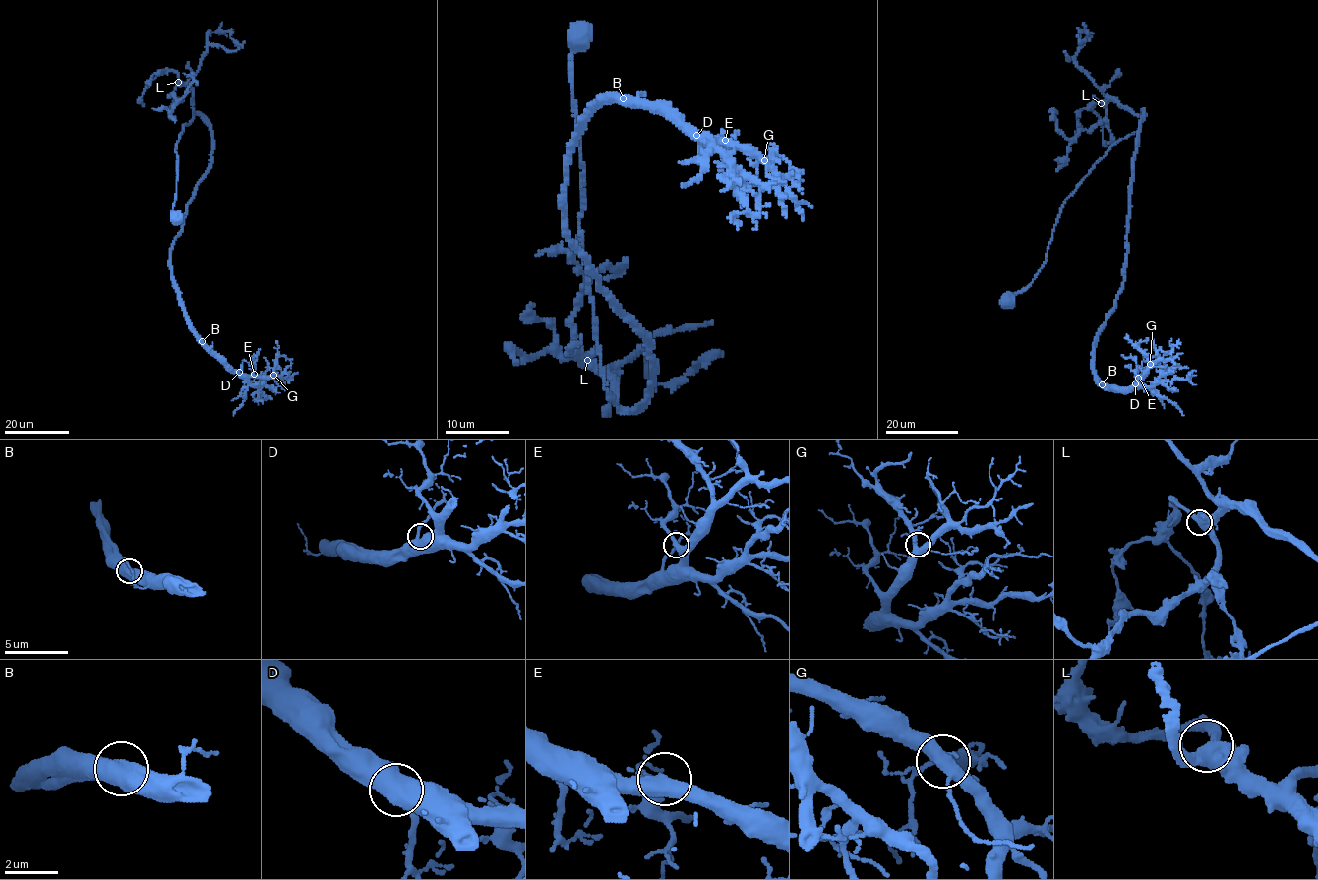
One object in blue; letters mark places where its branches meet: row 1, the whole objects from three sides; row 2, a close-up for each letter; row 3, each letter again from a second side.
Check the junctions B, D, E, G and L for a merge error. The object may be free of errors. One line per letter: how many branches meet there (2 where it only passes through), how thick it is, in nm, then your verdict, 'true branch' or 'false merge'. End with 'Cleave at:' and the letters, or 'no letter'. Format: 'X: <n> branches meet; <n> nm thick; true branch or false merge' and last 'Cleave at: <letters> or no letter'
B: 2 branches meet; 650 nm thick; true branch
D: 2 branches meet; 550 nm thick; true branch
E: 2 branches meet; 460 nm thick; true branch
G: 3 branches meet; 440 nm thick; true branch
L: 3 branches meet; 480 nm thick; true branch
Cleave at: no letter

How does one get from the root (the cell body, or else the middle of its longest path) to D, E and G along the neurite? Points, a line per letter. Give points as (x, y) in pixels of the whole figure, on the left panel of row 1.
D: (175, 218), (176, 142), (198, 113), (212, 137), (209, 169), (188, 204), (170, 274), (187, 324), (239, 372)
E: (175, 218), (176, 142), (198, 113), (212, 153), (172, 246), (171, 279), (203, 342), (234, 370), (254, 374)
G: (175, 218), (176, 142), (198, 113), (212, 153), (172, 246), (171, 279), (203, 342), (234, 370), (273, 375)

